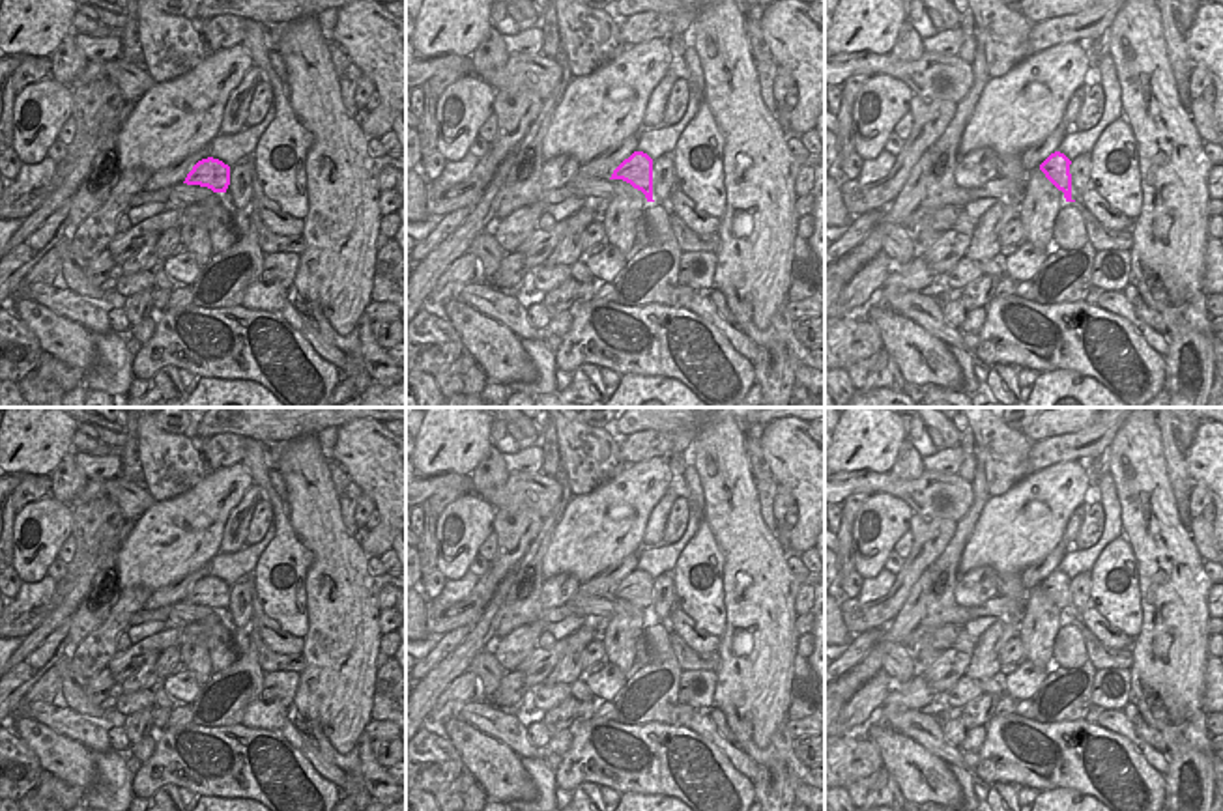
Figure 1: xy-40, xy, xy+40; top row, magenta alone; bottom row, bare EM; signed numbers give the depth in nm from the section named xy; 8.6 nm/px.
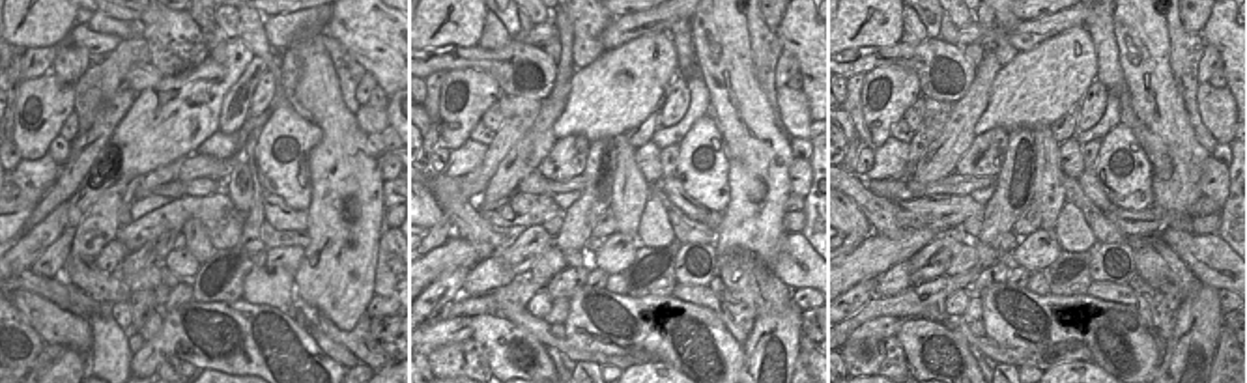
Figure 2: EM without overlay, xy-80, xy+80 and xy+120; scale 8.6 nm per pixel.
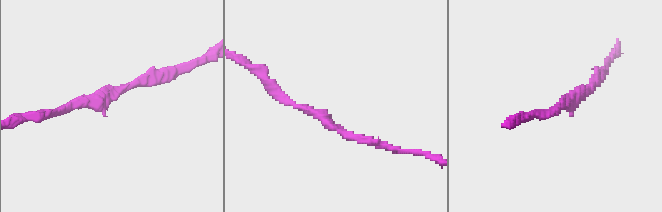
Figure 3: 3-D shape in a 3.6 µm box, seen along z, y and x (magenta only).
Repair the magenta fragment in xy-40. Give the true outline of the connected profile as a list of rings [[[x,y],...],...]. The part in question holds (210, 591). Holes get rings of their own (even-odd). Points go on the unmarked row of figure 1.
[[[213,576],[202,577],[193,585],[183,602],[208,605],[213,611],[226,611],[230,604],[230,585]]]

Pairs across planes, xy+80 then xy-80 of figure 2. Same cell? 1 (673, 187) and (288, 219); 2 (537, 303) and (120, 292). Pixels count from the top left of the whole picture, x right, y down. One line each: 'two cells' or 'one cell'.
1: one cell
2: two cells

